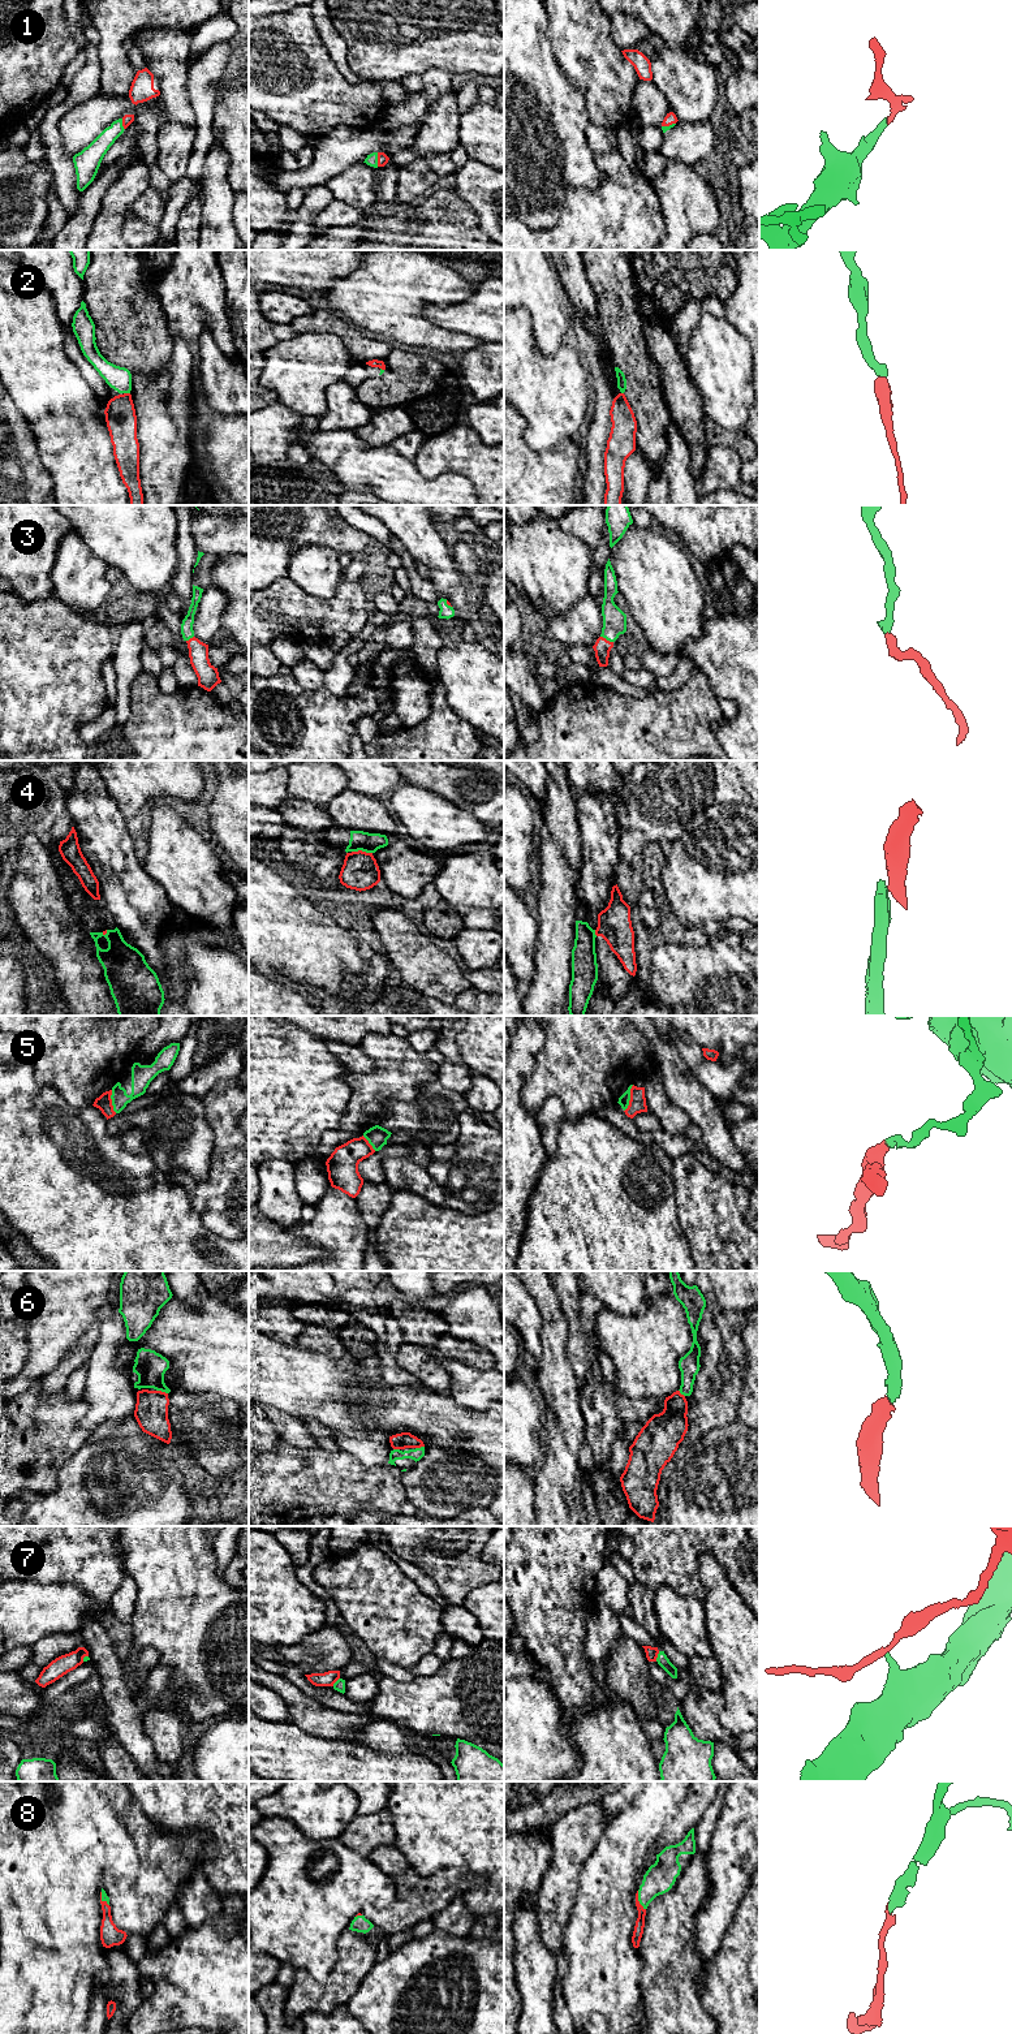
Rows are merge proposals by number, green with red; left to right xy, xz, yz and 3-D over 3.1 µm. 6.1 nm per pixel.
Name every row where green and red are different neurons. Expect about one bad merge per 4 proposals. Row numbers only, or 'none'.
4, 7

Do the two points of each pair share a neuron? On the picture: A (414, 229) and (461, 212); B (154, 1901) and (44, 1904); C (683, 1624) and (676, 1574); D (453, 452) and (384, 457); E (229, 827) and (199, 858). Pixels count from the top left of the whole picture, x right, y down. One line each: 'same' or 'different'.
A: same
B: different
C: different
D: different
E: different

